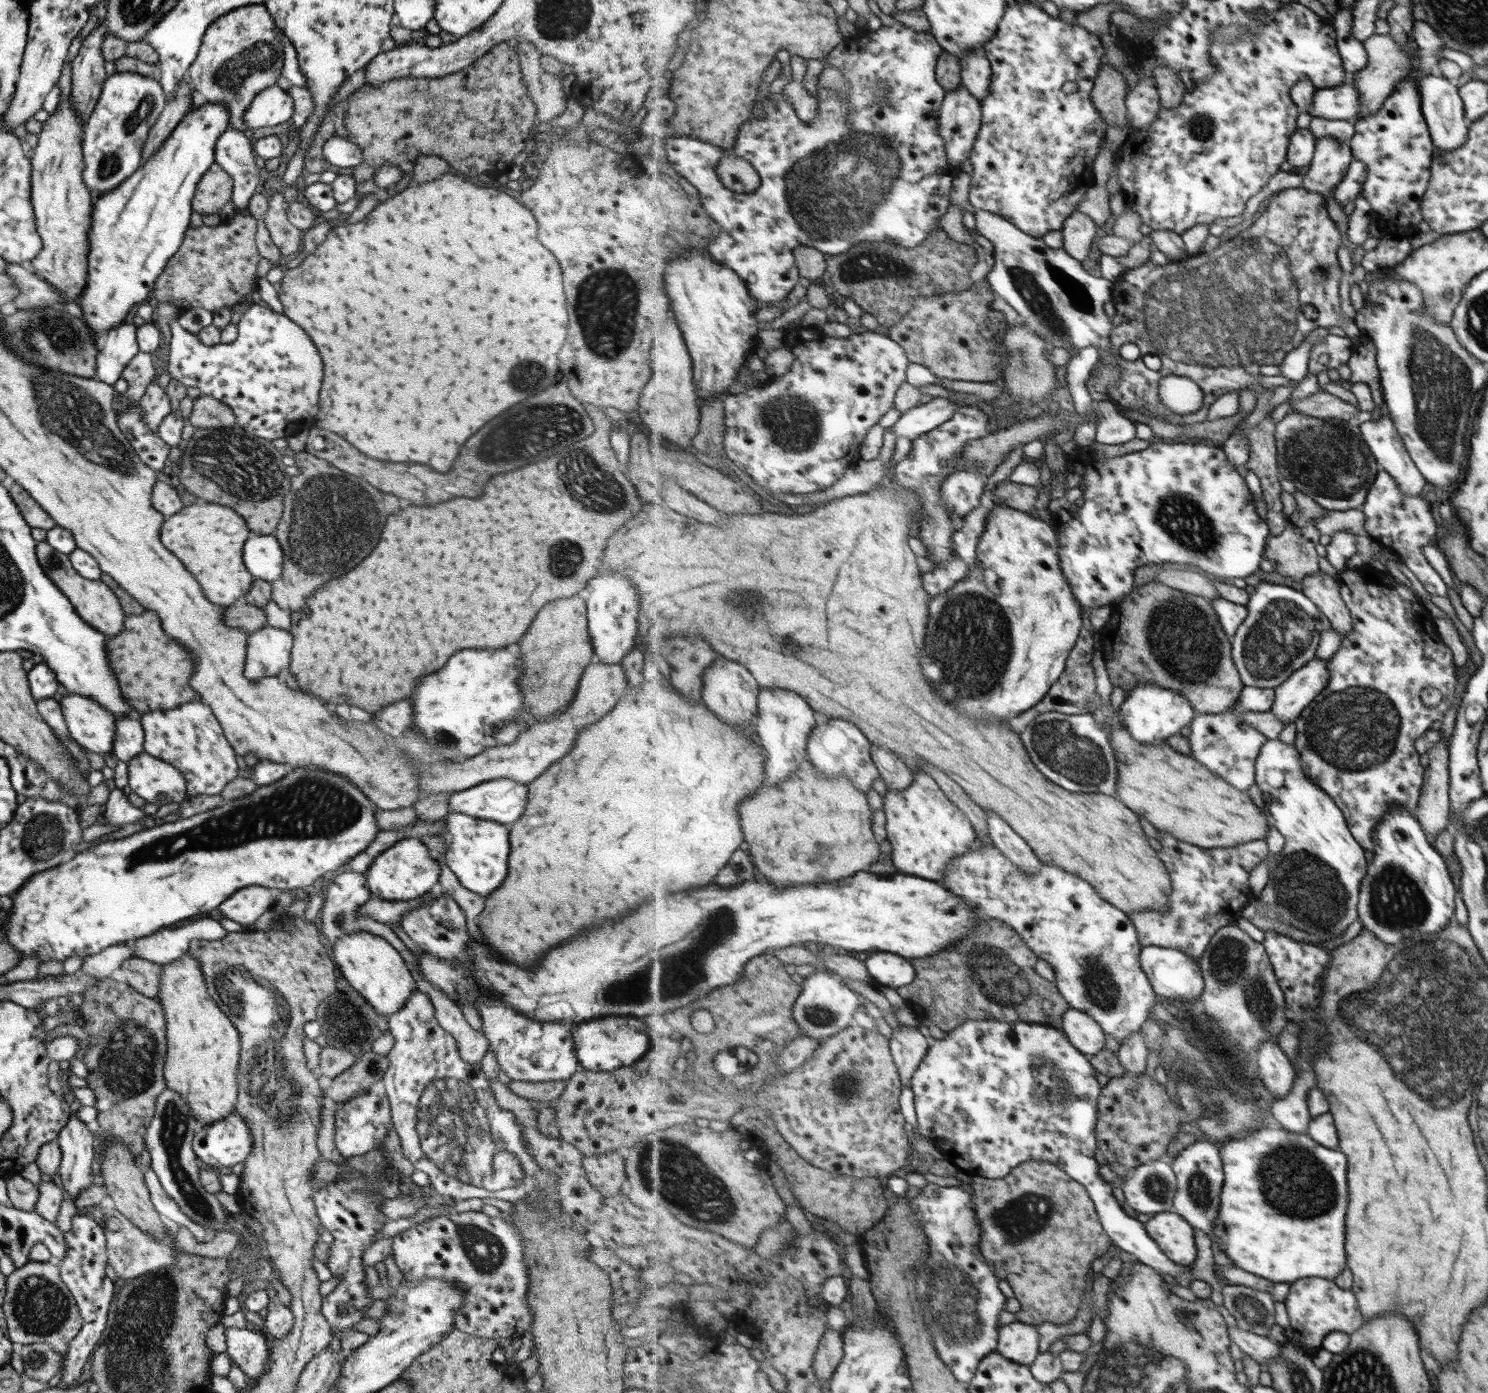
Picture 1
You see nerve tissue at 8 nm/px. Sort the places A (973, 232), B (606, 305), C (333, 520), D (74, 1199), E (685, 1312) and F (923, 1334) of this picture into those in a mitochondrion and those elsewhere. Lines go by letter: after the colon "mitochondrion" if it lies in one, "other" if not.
A: other
B: mitochondrion
C: mitochondrion
D: other
E: other
F: mitochondrion

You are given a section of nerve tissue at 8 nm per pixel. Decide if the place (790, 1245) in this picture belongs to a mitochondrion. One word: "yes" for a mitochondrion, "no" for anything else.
no

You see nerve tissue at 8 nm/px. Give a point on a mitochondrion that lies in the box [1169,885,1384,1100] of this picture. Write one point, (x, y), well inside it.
(1230, 963)

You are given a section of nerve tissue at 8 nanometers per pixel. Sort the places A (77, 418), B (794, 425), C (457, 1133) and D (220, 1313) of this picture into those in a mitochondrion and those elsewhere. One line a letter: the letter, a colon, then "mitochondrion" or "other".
A: mitochondrion
B: mitochondrion
C: mitochondrion
D: other

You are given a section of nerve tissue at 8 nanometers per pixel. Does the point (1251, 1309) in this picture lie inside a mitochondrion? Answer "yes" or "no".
yes

